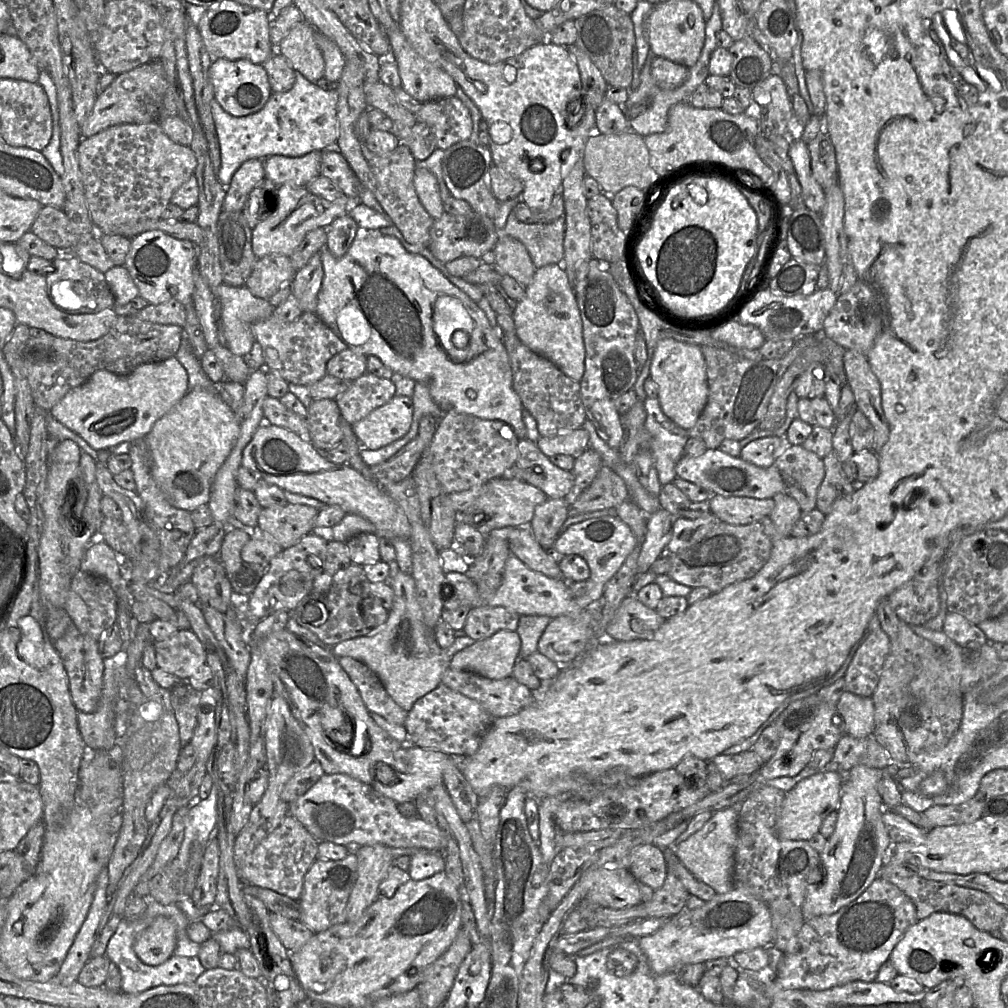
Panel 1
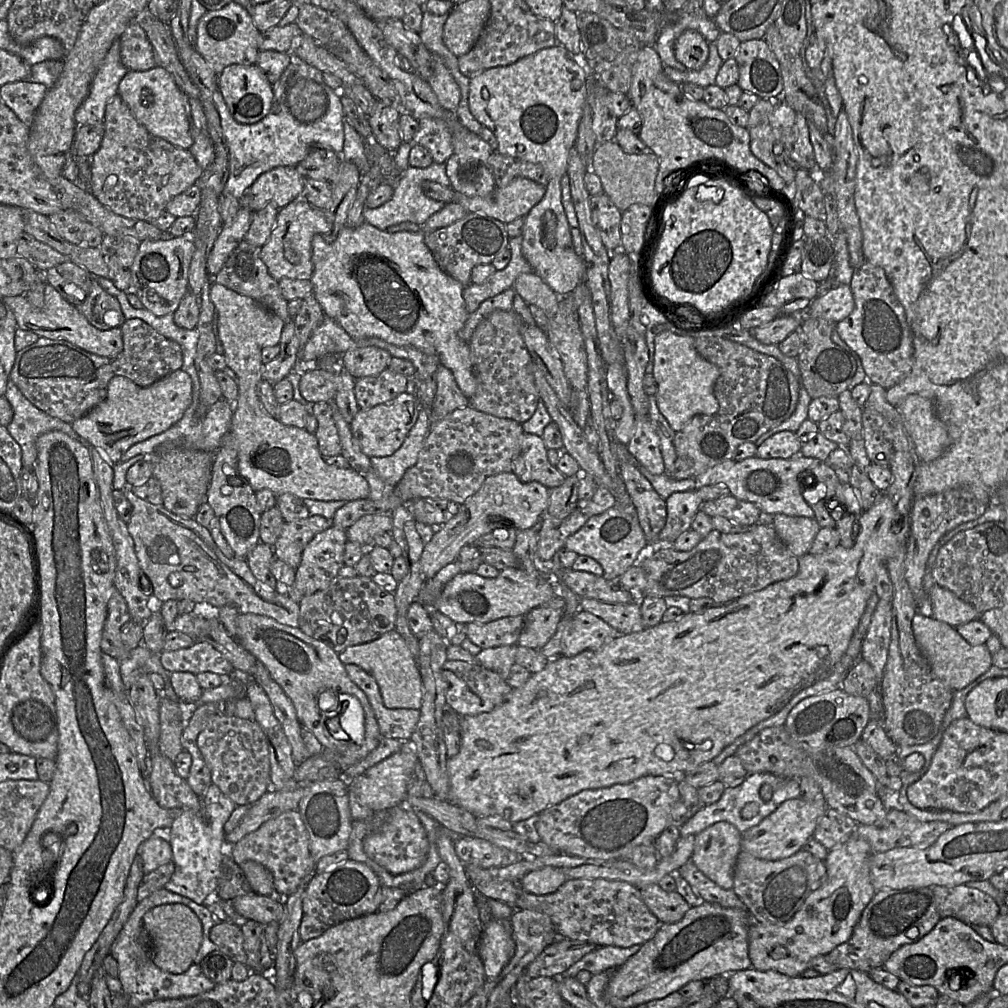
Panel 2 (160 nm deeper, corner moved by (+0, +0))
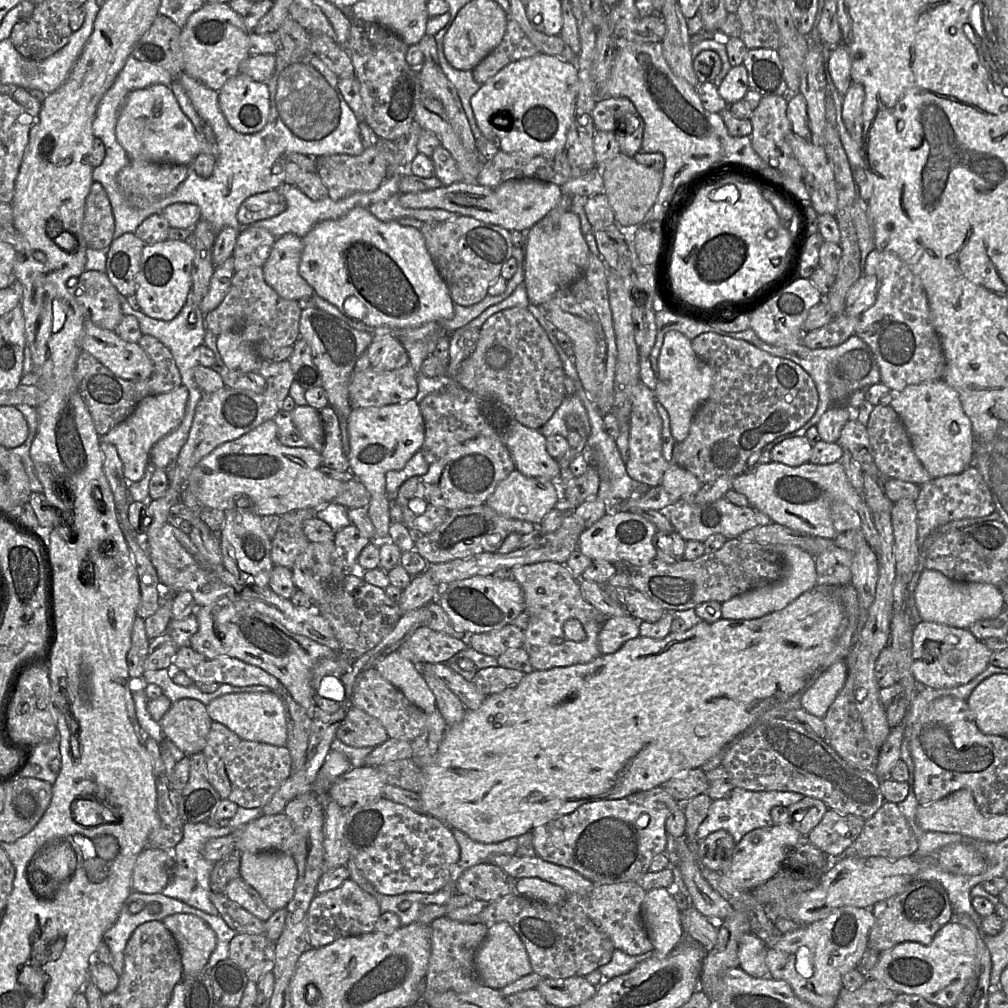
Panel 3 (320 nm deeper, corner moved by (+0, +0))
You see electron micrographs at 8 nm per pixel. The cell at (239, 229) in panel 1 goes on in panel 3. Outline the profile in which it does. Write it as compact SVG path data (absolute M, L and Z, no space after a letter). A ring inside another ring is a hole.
M251 266L234 273L228 294L217 308L204 316L204 324L216 336L241 329L258 356L272 361L277 350L293 346L300 337L301 311L297 301L282 298L266 283L262 267Z

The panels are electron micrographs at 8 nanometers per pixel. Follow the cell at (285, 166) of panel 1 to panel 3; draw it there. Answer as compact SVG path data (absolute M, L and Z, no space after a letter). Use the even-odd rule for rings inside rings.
M281 189L257 193L248 197L239 207L237 220L242 226L268 219L280 214L286 208Z

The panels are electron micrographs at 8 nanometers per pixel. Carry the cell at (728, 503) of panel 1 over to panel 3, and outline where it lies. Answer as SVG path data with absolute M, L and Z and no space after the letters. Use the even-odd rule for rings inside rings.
M724 497L715 502L702 505L691 499L680 499L659 511L670 520L675 531L686 541L704 542L712 534L722 534L727 539L739 539L743 532L758 526L754 508L734 505Z

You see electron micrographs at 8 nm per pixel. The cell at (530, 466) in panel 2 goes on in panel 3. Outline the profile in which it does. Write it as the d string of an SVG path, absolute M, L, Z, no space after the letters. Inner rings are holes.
M445 379L445 385L439 392L426 396L420 402L420 410L425 425L425 440L421 451L430 465L446 455L453 447L477 437L489 437L500 441L508 449L517 471L527 477L544 477L552 481L560 478L560 467L557 459L549 455L546 448L546 437L539 430L522 425L515 418L512 410L492 396L481 396L459 385L455 379Z

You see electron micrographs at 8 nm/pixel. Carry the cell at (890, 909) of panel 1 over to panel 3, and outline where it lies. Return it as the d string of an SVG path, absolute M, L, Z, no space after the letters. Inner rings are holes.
M914 881L903 892L875 904L875 923L868 938L868 949L880 954L903 942L928 945L935 934L954 919L954 909L943 886L936 881Z

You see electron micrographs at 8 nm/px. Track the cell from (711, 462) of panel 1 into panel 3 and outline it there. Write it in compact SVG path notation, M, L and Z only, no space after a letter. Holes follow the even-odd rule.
M772 461L761 464L753 472L735 476L732 489L745 495L754 510L765 513L773 522L831 540L837 535L831 519L832 504L845 502L856 511L861 502L861 496L848 481L840 462L826 465L807 462L792 467Z

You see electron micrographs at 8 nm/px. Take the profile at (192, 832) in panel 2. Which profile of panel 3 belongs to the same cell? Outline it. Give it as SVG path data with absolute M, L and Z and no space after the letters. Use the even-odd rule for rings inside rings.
M239 807L235 815L228 820L225 827L215 827L208 823L184 823L183 837L174 848L175 866L172 870L172 876L168 885L163 889L165 896L180 900L189 906L199 909L210 915L219 915L210 900L210 874L215 863L206 860L202 854L202 849L210 839L230 835L235 829L242 825L248 824L263 815L261 808L243 808Z

